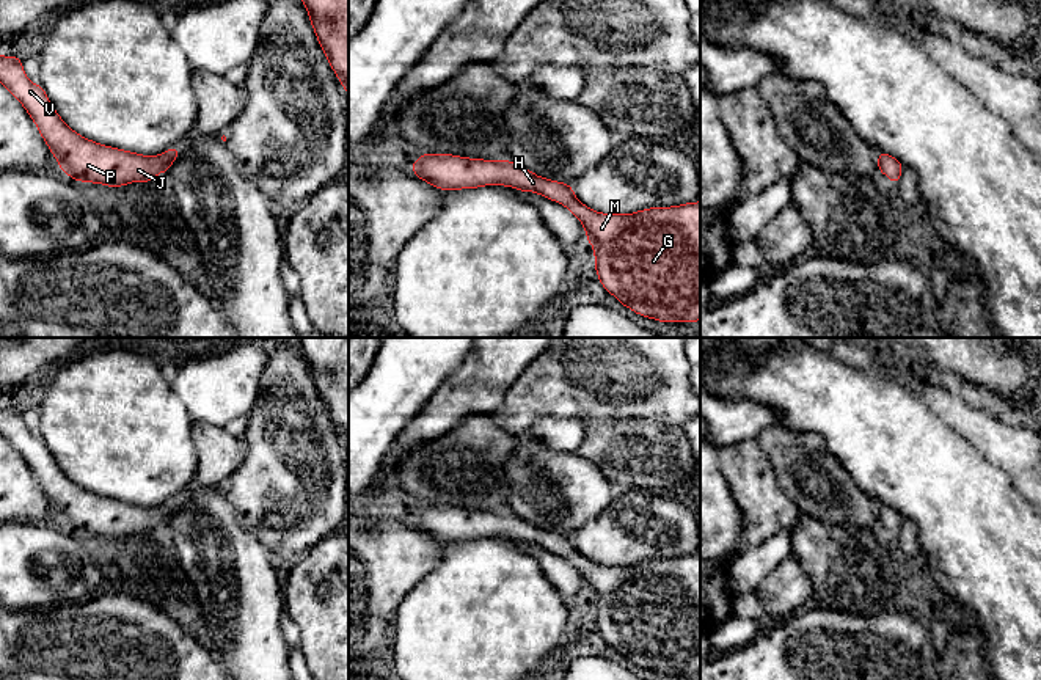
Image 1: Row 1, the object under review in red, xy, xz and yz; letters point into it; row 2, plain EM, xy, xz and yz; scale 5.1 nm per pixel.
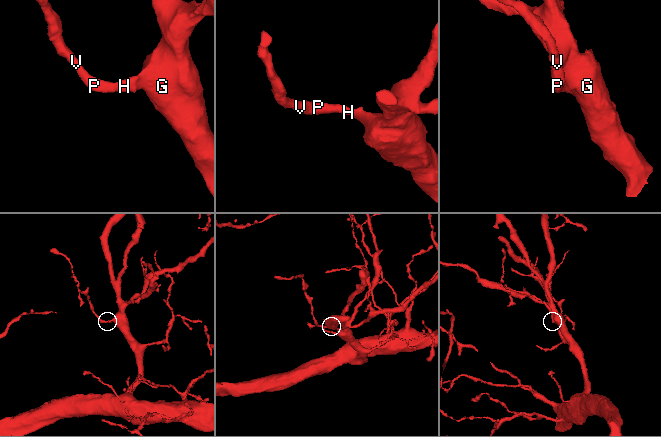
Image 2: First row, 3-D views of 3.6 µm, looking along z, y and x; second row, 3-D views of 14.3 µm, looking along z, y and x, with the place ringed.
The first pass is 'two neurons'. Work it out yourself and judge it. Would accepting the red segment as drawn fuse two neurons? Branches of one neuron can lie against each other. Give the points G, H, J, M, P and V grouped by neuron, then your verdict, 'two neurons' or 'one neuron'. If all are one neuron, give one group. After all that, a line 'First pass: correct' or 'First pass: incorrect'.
groups G H J M P V; one neuron
First pass: incorrect

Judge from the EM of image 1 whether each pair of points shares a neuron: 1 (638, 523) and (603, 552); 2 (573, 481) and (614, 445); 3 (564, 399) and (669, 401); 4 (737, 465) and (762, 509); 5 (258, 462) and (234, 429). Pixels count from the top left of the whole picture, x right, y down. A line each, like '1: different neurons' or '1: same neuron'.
1: same neuron
2: different neurons
3: same neuron
4: same neuron
5: different neurons

